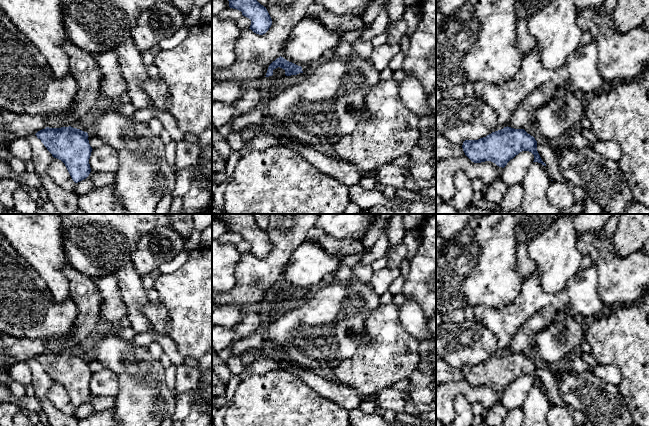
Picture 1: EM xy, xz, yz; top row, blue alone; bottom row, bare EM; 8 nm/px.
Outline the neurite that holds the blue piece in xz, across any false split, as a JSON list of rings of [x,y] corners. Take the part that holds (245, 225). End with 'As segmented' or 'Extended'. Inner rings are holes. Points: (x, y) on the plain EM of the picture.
[[[212,214],[212,218],[219,219],[229,225],[229,231],[242,236],[251,244],[250,252],[254,257],[263,259],[272,249],[272,243],[263,229],[261,229],[253,214]]]. As segmented

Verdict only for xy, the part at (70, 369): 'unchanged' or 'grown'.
unchanged

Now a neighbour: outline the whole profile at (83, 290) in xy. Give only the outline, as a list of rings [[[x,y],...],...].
[[[71,265],[65,266],[63,273],[69,280],[70,297],[77,307],[78,314],[73,332],[67,338],[43,341],[49,352],[69,351],[76,348],[99,330],[99,325],[103,320],[101,317],[101,296],[93,278],[82,274]]]

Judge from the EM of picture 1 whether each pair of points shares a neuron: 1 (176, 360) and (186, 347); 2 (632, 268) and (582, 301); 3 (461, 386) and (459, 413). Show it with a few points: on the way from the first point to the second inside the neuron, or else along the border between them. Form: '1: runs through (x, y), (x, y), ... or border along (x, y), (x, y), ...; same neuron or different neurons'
1: border along (168, 334), (175, 343), (177, 350), (185, 358); different neurons
2: border along (597, 267), (596, 291), (603, 305); different neurons
3: border along (463, 395), (459, 395), (454, 400), (453, 415); different neurons

